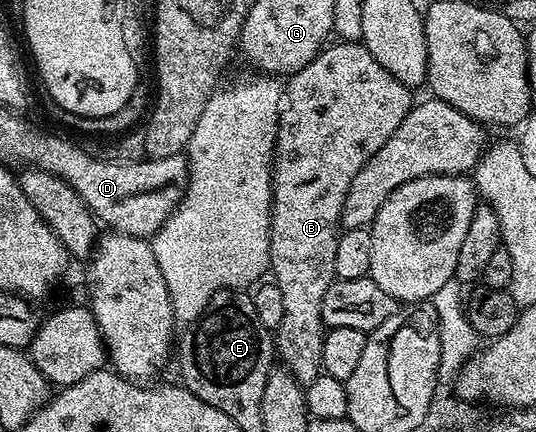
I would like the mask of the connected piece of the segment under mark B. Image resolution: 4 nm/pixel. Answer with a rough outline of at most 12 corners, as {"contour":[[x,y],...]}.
{"contour":[[360,42],[280,93],[279,363],[322,375],[346,194],[413,93]]}

